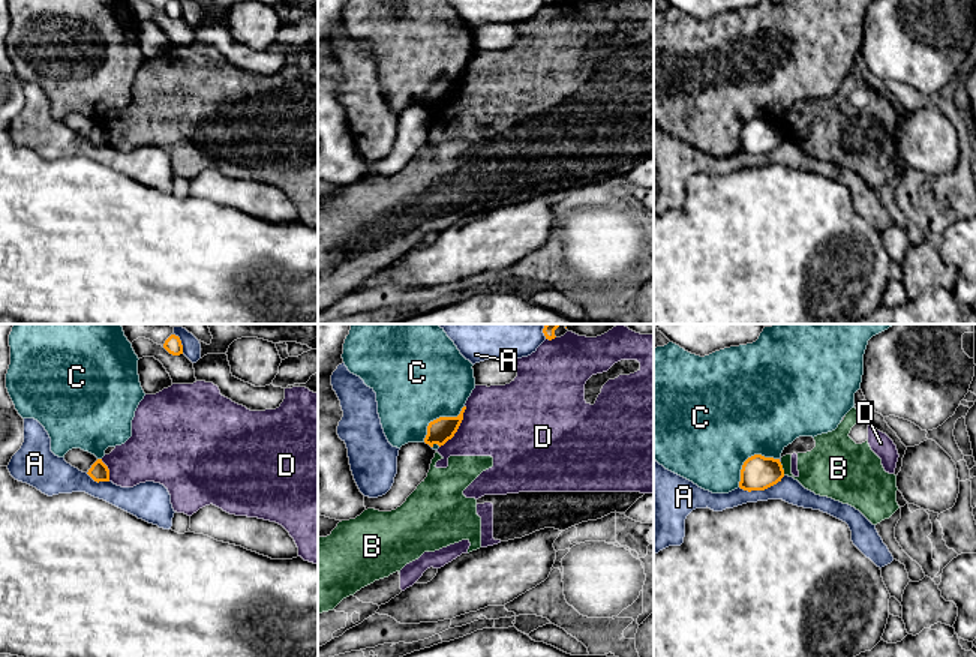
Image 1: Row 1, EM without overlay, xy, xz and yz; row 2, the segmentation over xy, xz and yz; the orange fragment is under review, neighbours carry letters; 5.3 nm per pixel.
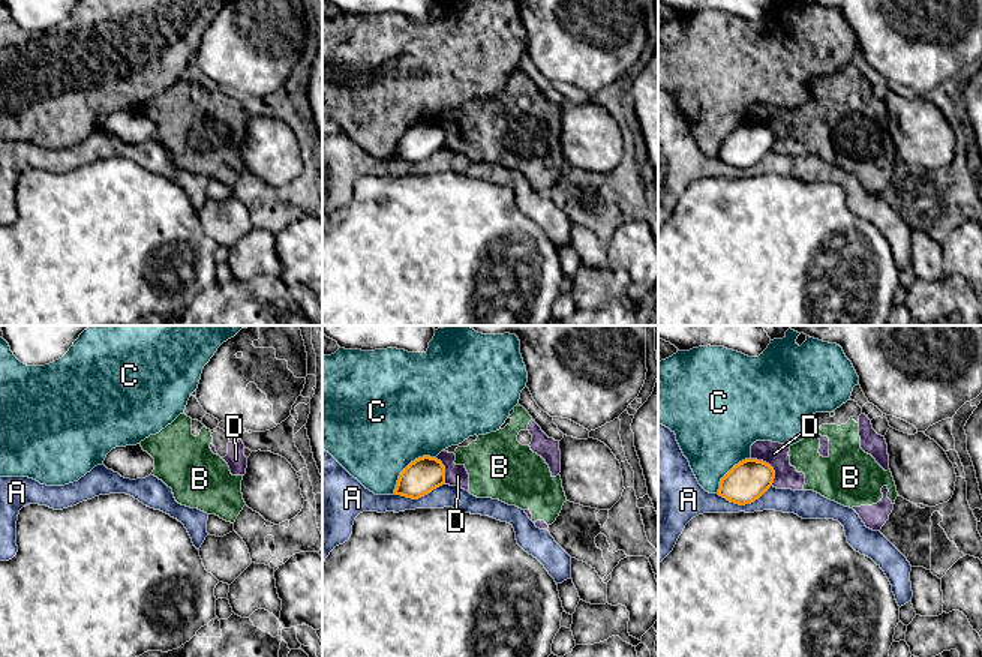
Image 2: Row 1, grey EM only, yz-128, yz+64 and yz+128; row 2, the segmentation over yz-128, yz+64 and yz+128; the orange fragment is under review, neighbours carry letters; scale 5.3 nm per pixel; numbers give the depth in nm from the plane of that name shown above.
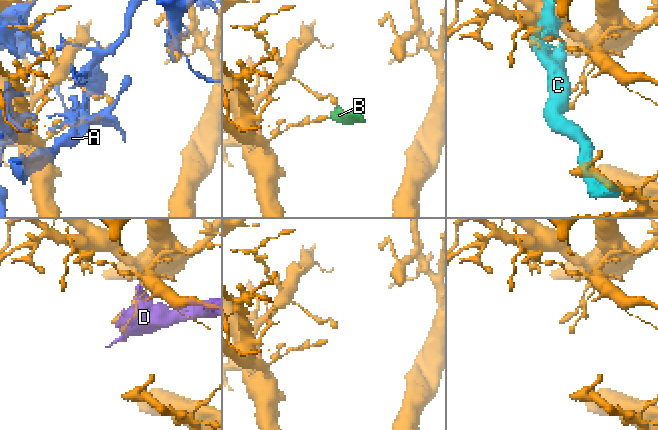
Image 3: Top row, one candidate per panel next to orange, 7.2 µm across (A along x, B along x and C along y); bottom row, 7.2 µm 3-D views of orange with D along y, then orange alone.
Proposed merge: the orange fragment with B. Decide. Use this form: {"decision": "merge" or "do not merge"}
{"decision": "do not merge"}

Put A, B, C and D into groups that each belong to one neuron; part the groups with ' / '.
A / B D / C

